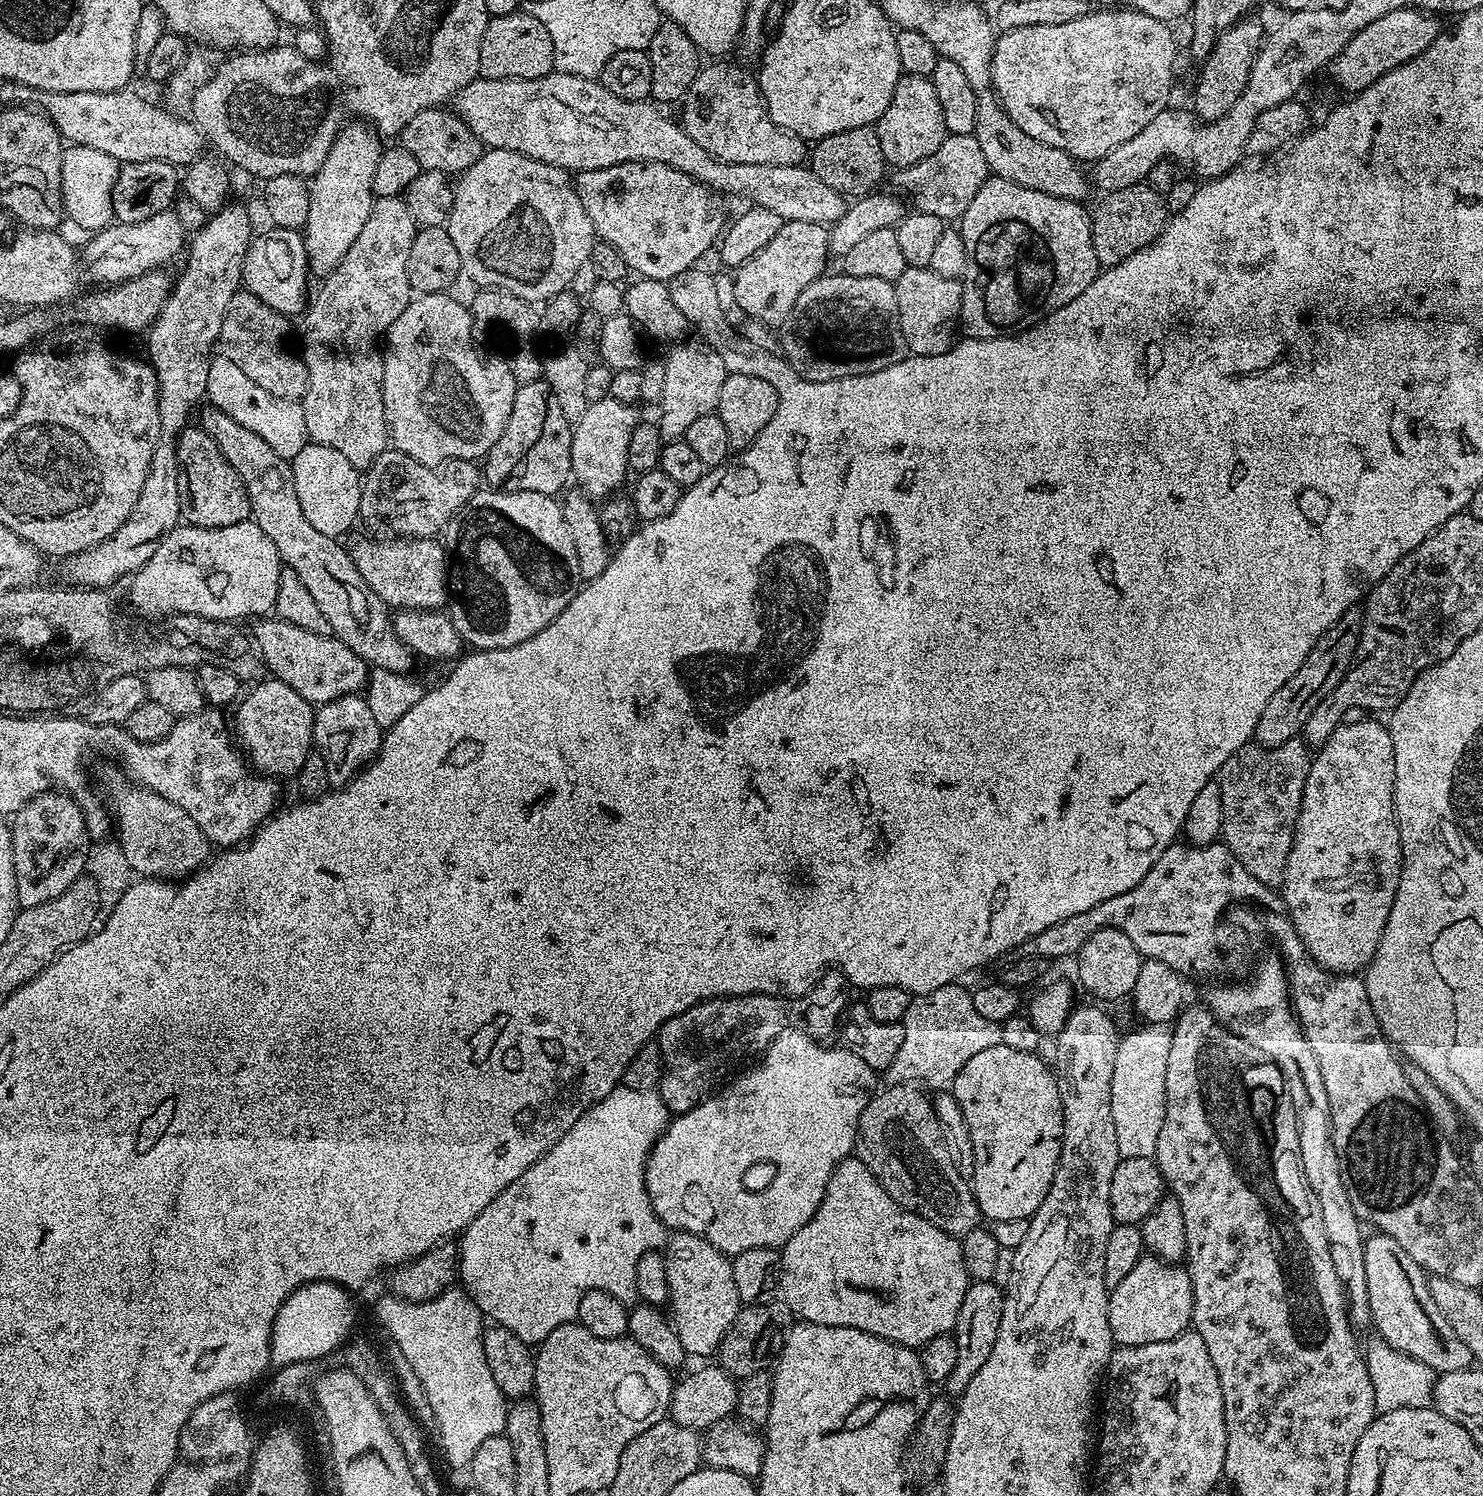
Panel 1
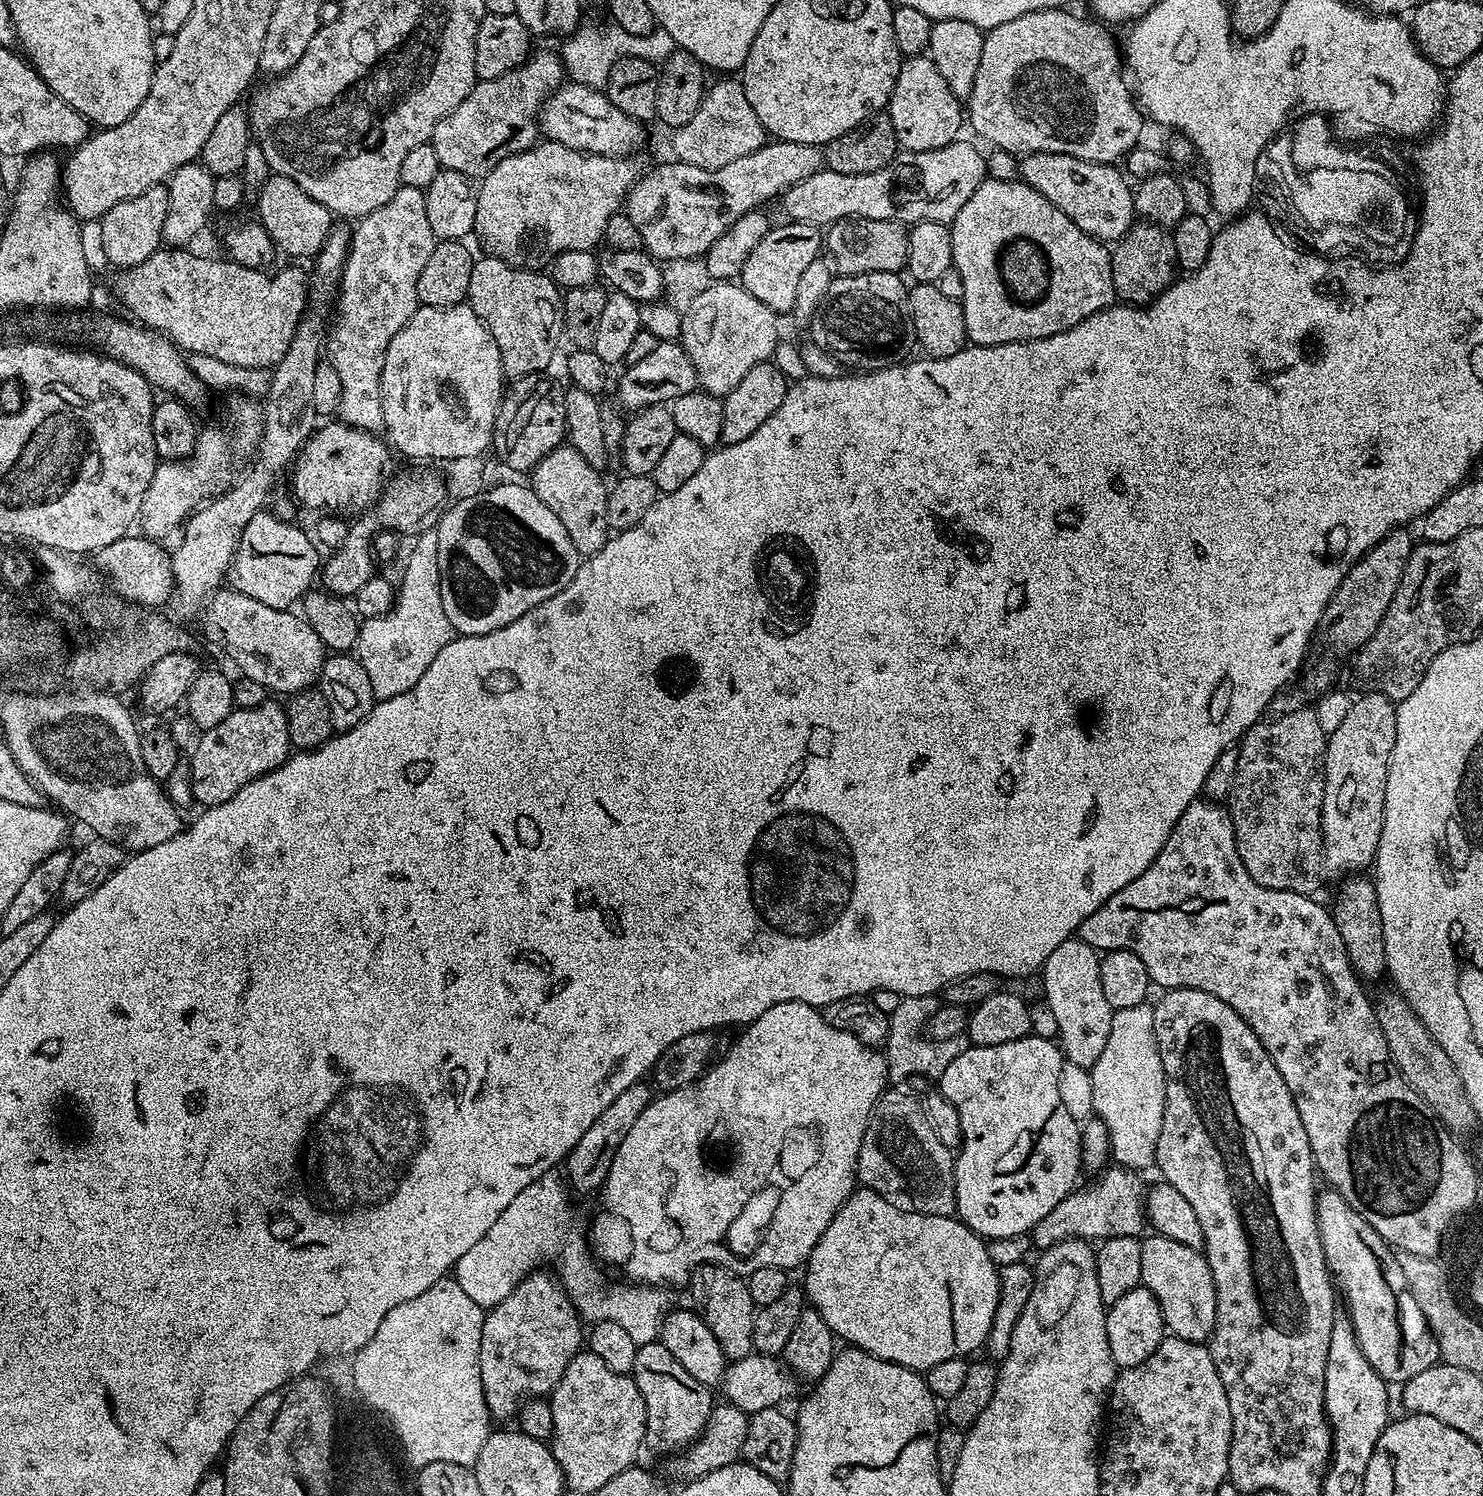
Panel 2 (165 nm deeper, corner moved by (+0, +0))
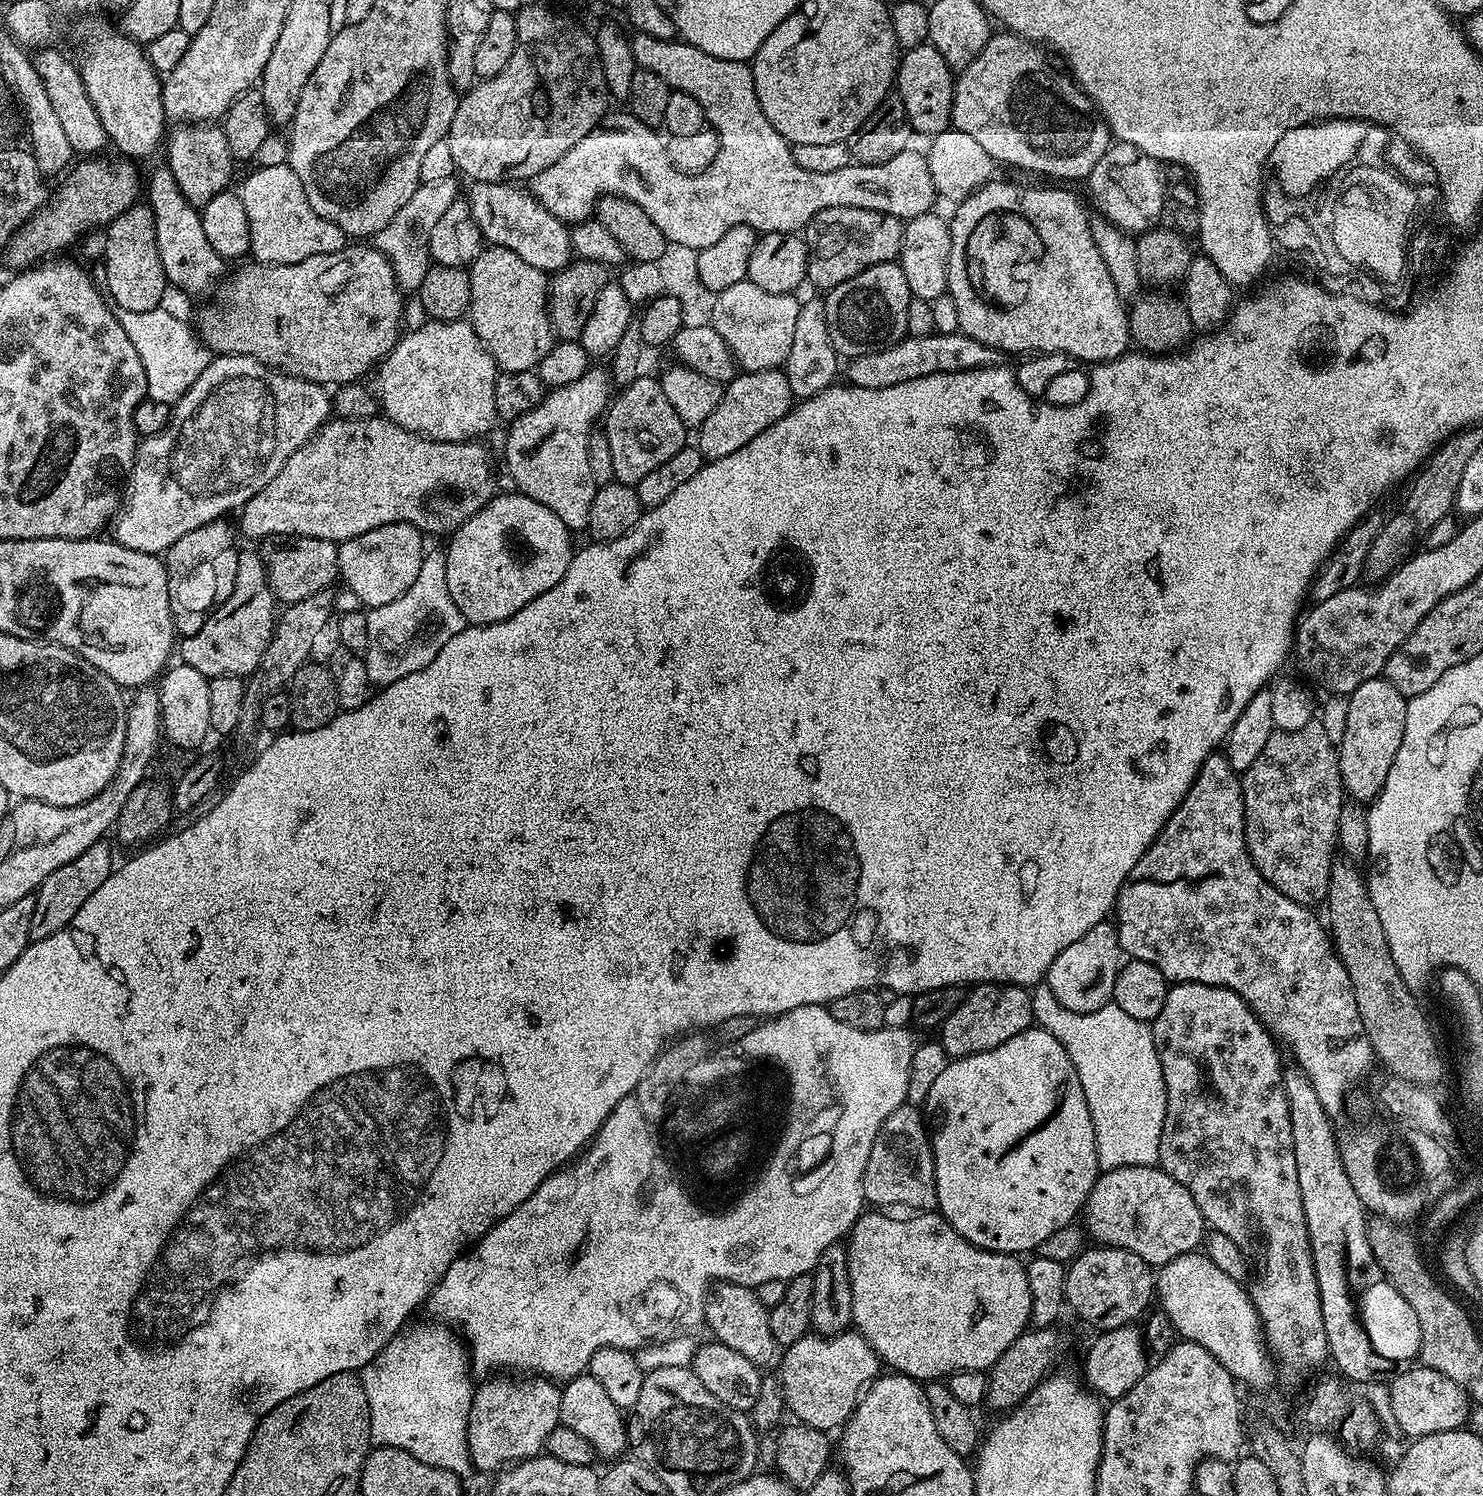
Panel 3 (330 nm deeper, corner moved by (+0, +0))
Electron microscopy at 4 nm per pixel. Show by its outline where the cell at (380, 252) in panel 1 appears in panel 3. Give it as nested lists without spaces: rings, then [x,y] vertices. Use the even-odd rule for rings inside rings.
[[[456,176],[441,178],[434,182],[420,184],[418,190],[414,190],[414,198],[398,210],[394,216],[374,237],[374,246],[388,259],[390,266],[396,275],[396,281],[400,291],[405,294],[419,293],[422,286],[422,278],[426,278],[430,265],[433,263],[430,252],[430,232],[441,221],[442,214],[458,198],[456,192]]]

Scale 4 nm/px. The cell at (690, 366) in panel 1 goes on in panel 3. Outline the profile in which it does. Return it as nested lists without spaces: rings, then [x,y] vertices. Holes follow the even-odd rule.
[[[749,280],[738,282],[715,297],[711,325],[722,336],[722,342],[730,346],[733,358],[743,371],[780,368],[788,359],[800,313],[801,301],[796,298],[792,294],[770,294],[770,290],[762,290],[762,286],[754,286]]]

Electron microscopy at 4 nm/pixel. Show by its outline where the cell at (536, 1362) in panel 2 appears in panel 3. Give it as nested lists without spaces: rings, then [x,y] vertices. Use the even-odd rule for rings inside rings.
[[[500,1374],[495,1378],[488,1378],[484,1384],[475,1389],[472,1394],[470,1418],[466,1426],[468,1449],[472,1459],[472,1467],[477,1473],[499,1473],[509,1464],[517,1464],[519,1460],[529,1460],[531,1456],[541,1455],[545,1451],[550,1434],[555,1428],[561,1427],[560,1423],[560,1394],[562,1391],[559,1383],[547,1378],[512,1378],[507,1380],[507,1375]]]

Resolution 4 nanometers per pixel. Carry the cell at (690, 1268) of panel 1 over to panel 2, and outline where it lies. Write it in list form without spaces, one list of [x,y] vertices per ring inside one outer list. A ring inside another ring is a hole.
[[[702,1264],[691,1273],[691,1284],[695,1311],[704,1319],[706,1326],[710,1326],[714,1338],[718,1338],[718,1346],[722,1346],[725,1357],[734,1361],[753,1355],[752,1335],[758,1306],[750,1298],[747,1283],[720,1264]]]

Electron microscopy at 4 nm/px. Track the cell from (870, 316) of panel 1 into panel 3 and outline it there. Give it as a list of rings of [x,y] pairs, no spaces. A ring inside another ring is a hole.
[[[896,262],[870,266],[862,274],[842,282],[842,286],[831,289],[824,300],[824,309],[834,350],[841,357],[851,358],[894,346],[908,335],[906,310],[910,310],[913,298],[910,286],[906,286],[906,274],[902,274]]]

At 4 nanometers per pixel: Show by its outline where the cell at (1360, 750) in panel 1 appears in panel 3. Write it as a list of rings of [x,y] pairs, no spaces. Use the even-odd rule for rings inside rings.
[[[1377,678],[1362,682],[1358,690],[1347,697],[1349,713],[1345,733],[1338,745],[1340,777],[1345,793],[1353,801],[1371,802],[1382,790],[1390,766],[1402,746],[1402,734],[1406,734],[1406,710],[1408,700],[1390,681]]]

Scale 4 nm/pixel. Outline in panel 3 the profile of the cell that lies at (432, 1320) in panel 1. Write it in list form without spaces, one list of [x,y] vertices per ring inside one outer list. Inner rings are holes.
[[[443,1322],[416,1324],[396,1333],[375,1358],[359,1373],[370,1406],[370,1434],[372,1444],[382,1448],[406,1450],[430,1466],[450,1470],[455,1476],[473,1475],[472,1459],[466,1438],[470,1406],[474,1391],[473,1373],[470,1371],[468,1349],[461,1337]]]

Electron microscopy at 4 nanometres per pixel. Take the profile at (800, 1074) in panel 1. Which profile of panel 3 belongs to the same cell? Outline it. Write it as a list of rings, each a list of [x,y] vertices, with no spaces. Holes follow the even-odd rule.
[[[822,1004],[798,1006],[794,1010],[782,1012],[778,1016],[757,1023],[756,1028],[744,1036],[746,1040],[744,1049],[747,1052],[774,1054],[774,1059],[782,1061],[784,1068],[792,1071],[791,1094],[794,1098],[792,1106],[796,1112],[792,1116],[790,1130],[784,1135],[782,1154],[776,1155],[774,1170],[768,1171],[768,1177],[760,1180],[760,1188],[753,1190],[752,1196],[746,1197],[743,1200],[744,1204],[737,1206],[736,1212],[728,1212],[727,1218],[705,1218],[701,1212],[696,1212],[693,1204],[688,1204],[687,1194],[682,1194],[680,1188],[674,1187],[672,1172],[664,1168],[666,1158],[660,1152],[657,1138],[652,1137],[652,1132],[648,1129],[648,1120],[643,1116],[645,1113],[636,1096],[622,1098],[622,1102],[614,1106],[614,1110],[606,1117],[603,1126],[596,1131],[596,1135],[592,1137],[586,1151],[579,1159],[545,1178],[538,1186],[538,1190],[534,1190],[534,1194],[526,1198],[526,1202],[517,1206],[510,1215],[497,1220],[488,1229],[487,1234],[476,1241],[467,1255],[461,1254],[448,1267],[446,1274],[442,1274],[442,1278],[432,1290],[430,1305],[432,1304],[432,1312],[436,1315],[433,1317],[451,1326],[462,1337],[468,1349],[471,1371],[477,1377],[484,1378],[489,1374],[508,1370],[504,1368],[513,1368],[516,1371],[513,1373],[516,1374],[535,1374],[553,1382],[567,1382],[587,1373],[590,1358],[594,1358],[598,1350],[647,1348],[650,1344],[659,1344],[660,1341],[671,1340],[673,1336],[685,1330],[692,1330],[695,1324],[703,1325],[704,1314],[703,1311],[698,1310],[698,1306],[703,1305],[706,1293],[713,1282],[741,1284],[755,1290],[762,1282],[789,1281],[809,1275],[815,1269],[823,1251],[831,1244],[841,1243],[852,1231],[857,1218],[865,1211],[864,1175],[866,1162],[870,1159],[870,1146],[874,1146],[874,1138],[882,1122],[886,1122],[886,1118],[890,1118],[890,1114],[894,1114],[894,1110],[898,1110],[901,1104],[905,1103],[910,1082],[910,1062],[918,1047],[915,1034],[917,1035],[908,1026],[885,1026],[873,1032],[854,1030],[854,1026],[846,1026],[846,1022],[838,1022],[838,1018],[830,1015],[827,1007]]]

